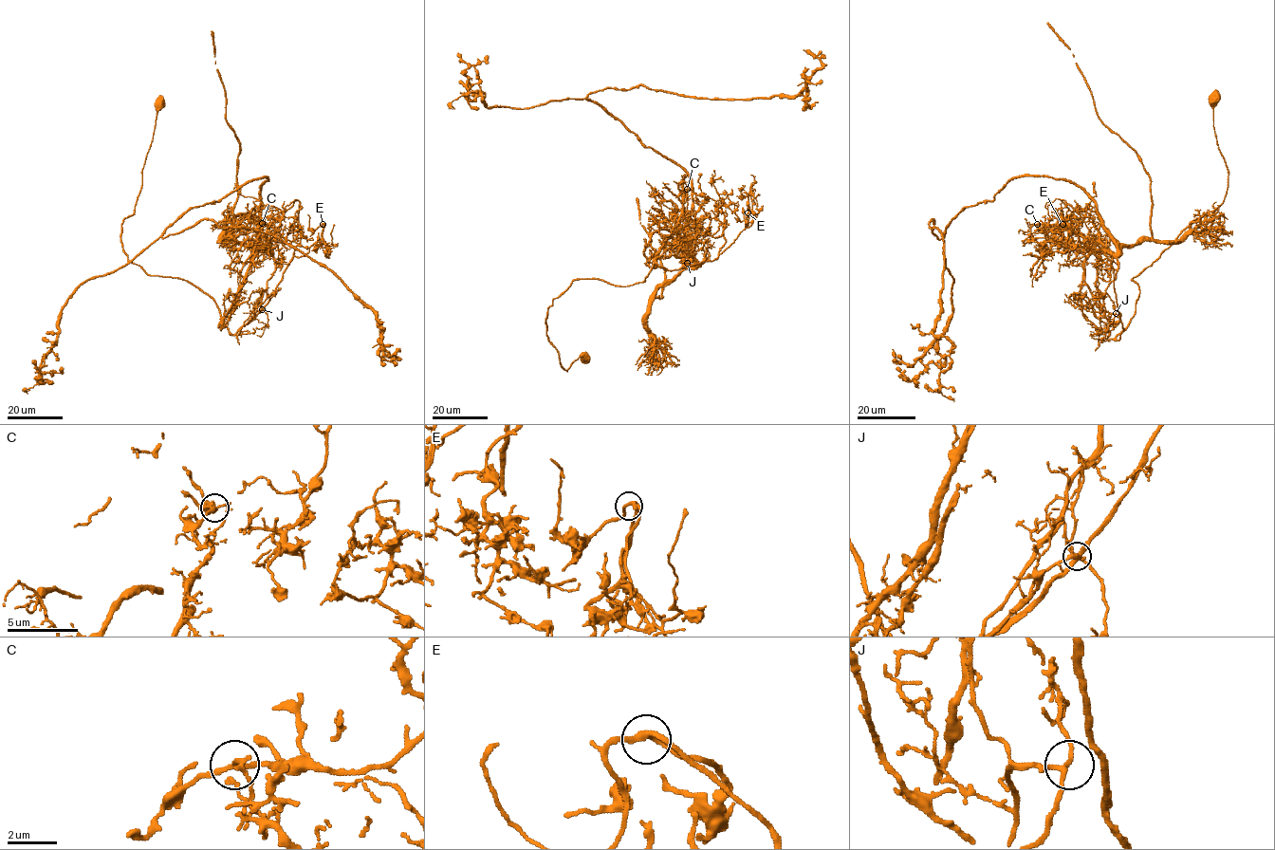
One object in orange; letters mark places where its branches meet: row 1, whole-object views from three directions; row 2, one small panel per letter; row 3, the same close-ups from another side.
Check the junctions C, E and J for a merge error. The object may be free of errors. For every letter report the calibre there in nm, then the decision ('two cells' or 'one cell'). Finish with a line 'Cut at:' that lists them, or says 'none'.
C: calibre 160 nm; two cells
E: calibre 220 nm; one cell
J: calibre 170 nm; one cell
Cut at: C

